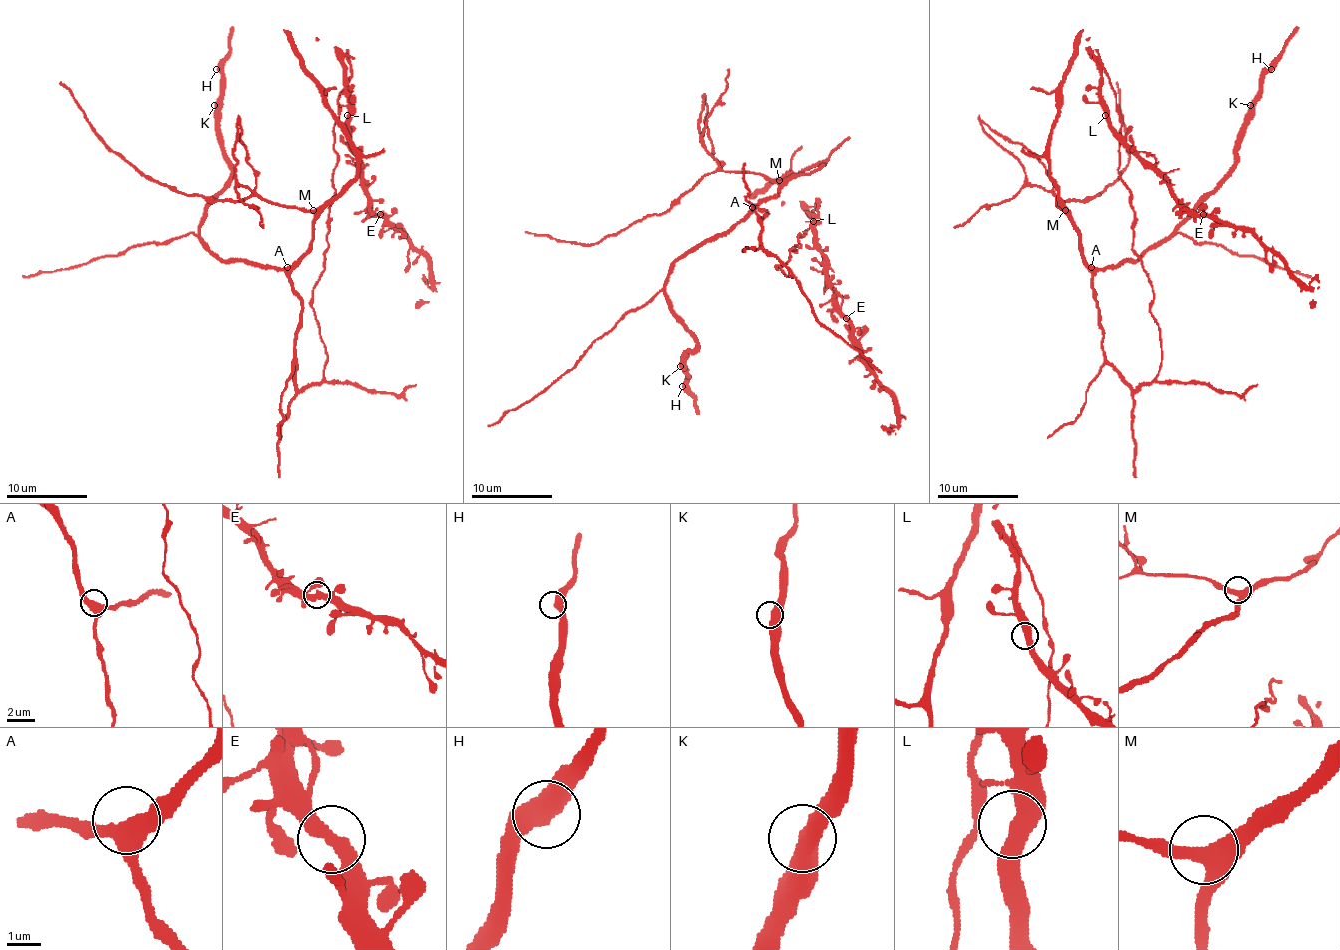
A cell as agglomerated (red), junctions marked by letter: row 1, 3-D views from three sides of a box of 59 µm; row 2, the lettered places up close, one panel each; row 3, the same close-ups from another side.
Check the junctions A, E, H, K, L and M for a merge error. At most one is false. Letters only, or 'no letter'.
no letter

